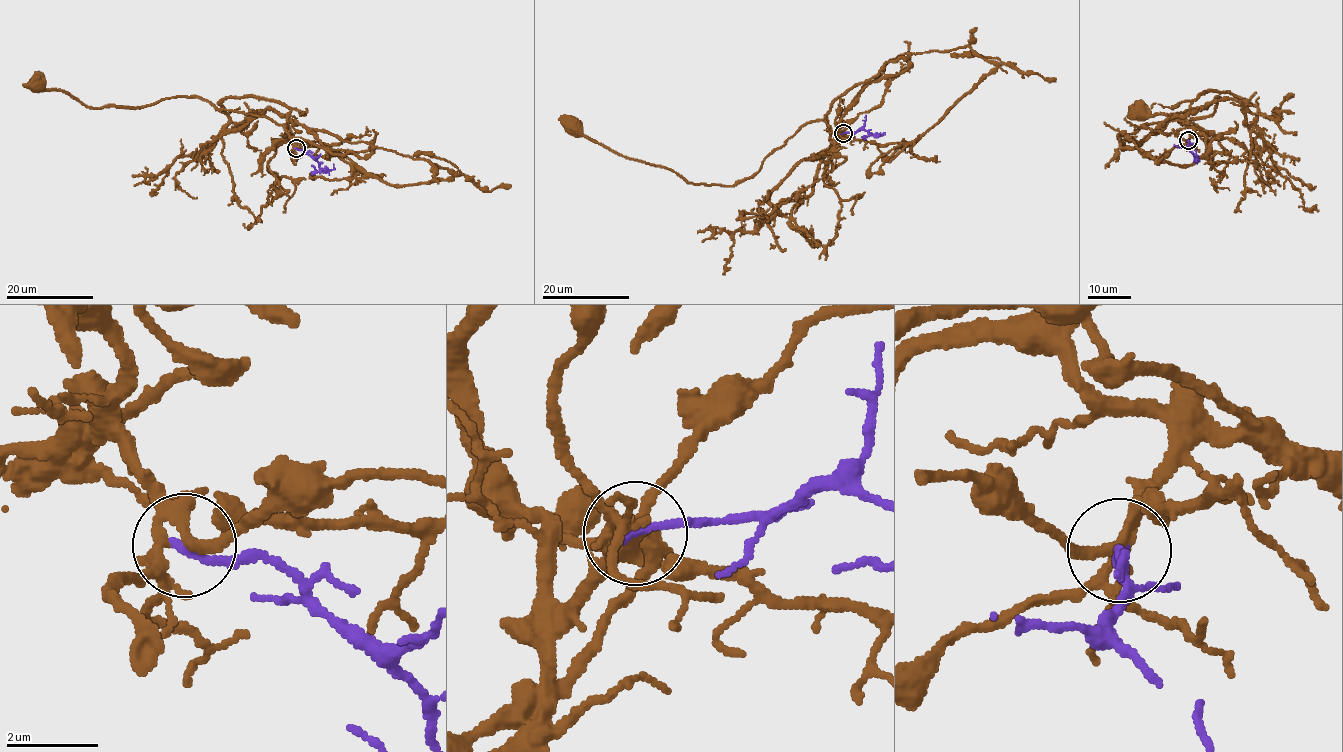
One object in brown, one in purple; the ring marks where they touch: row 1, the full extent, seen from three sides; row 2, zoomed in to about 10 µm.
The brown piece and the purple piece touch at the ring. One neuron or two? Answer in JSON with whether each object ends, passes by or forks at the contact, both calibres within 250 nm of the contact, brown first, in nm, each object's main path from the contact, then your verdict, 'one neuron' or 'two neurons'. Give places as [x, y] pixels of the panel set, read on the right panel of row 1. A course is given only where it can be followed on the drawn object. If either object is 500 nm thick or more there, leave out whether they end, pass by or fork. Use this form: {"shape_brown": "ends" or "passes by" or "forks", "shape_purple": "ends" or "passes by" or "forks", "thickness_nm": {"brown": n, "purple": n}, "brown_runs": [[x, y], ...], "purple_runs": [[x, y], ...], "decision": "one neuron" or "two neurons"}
{"shape_brown": "forks", "shape_purple": "ends", "thickness_nm": {"brown": 180, "purple": 190}, "brown_runs": [[1188, 140], [1193, 128], [1169, 117], [1220, 97], [1213, 113], [1183, 124], [1138, 110]], "purple_runs": [[1188, 140], [1188, 149], [1196, 157], [1195, 150]], "decision": "one neuron"}

